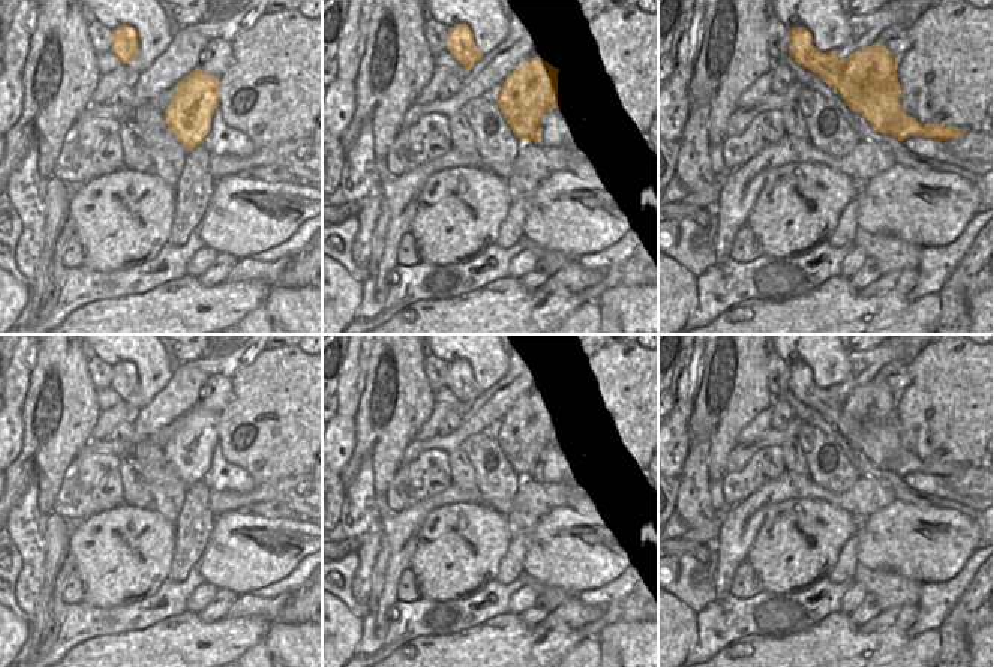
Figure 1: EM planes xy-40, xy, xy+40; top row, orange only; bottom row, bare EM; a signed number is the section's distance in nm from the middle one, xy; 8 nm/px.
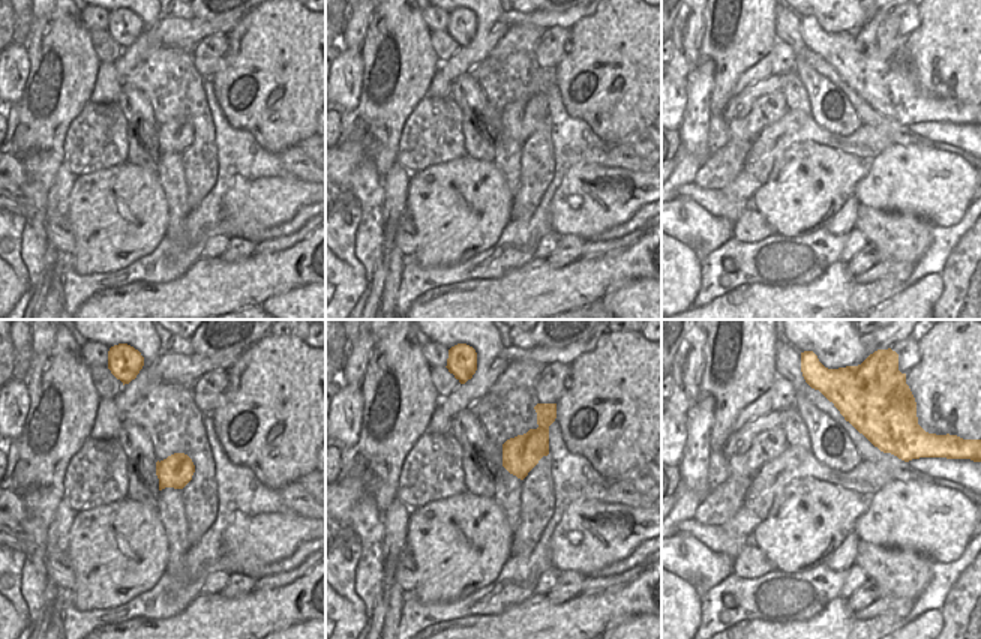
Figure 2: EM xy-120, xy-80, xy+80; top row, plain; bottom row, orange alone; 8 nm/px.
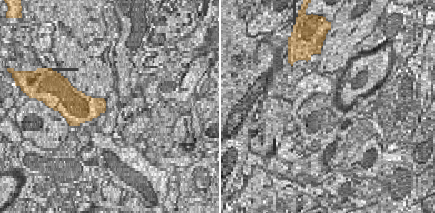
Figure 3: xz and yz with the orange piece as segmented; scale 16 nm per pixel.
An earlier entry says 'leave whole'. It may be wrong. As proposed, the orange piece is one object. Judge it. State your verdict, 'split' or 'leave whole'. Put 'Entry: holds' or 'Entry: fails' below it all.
split
Entry: fails

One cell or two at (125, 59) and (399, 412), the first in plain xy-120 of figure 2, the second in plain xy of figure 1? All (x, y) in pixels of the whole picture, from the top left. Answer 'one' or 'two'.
two

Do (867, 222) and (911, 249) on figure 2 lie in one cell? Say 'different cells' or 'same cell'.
same cell

